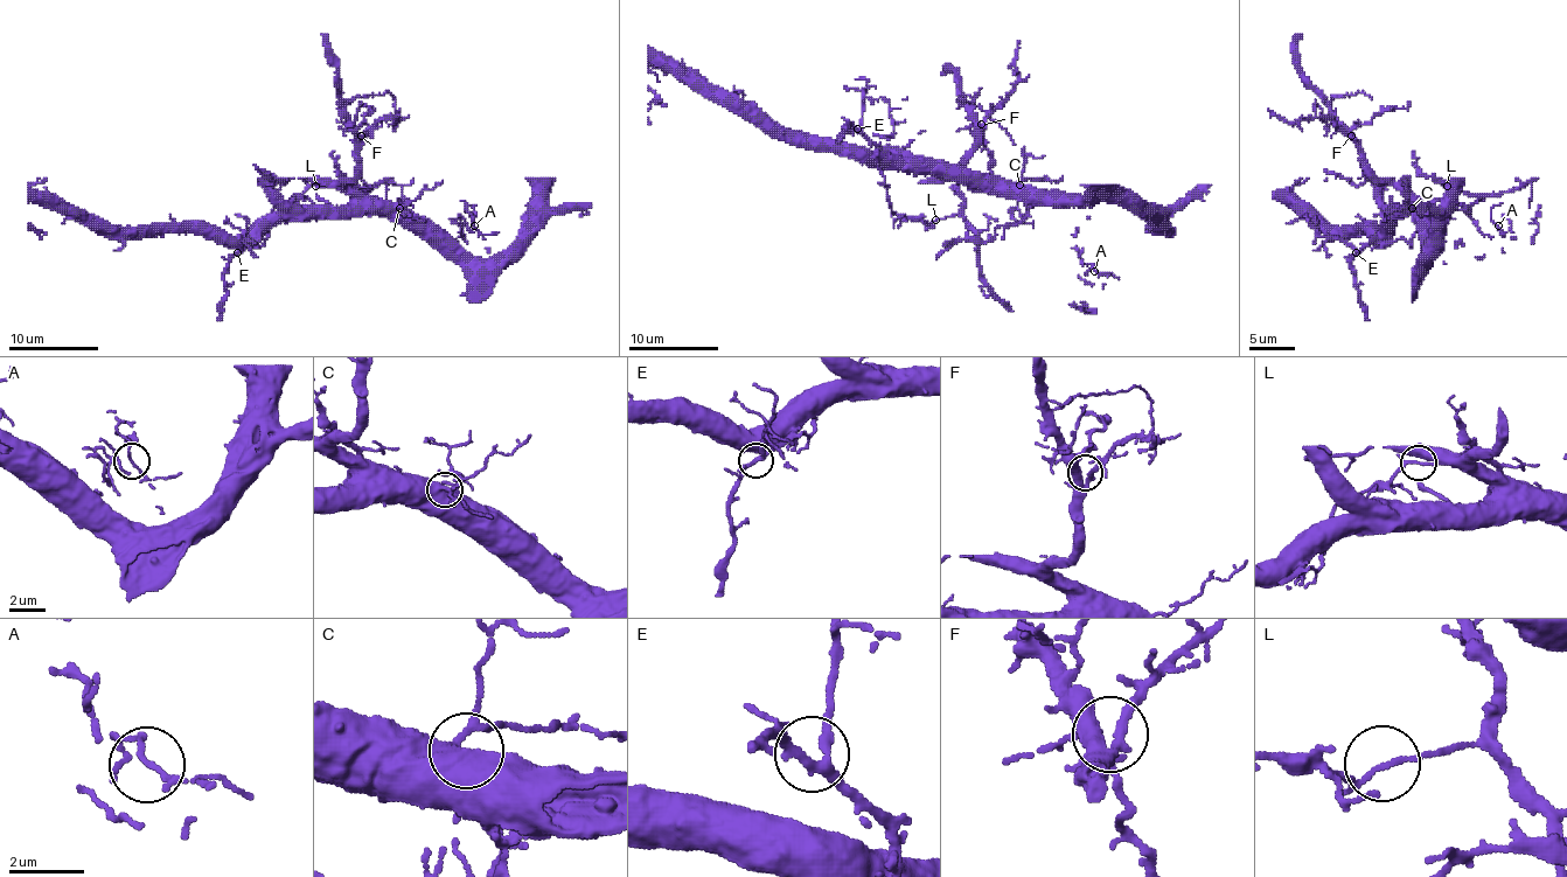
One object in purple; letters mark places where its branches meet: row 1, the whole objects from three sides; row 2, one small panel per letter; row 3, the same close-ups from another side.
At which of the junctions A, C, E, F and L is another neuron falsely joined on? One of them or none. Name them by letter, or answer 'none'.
L

